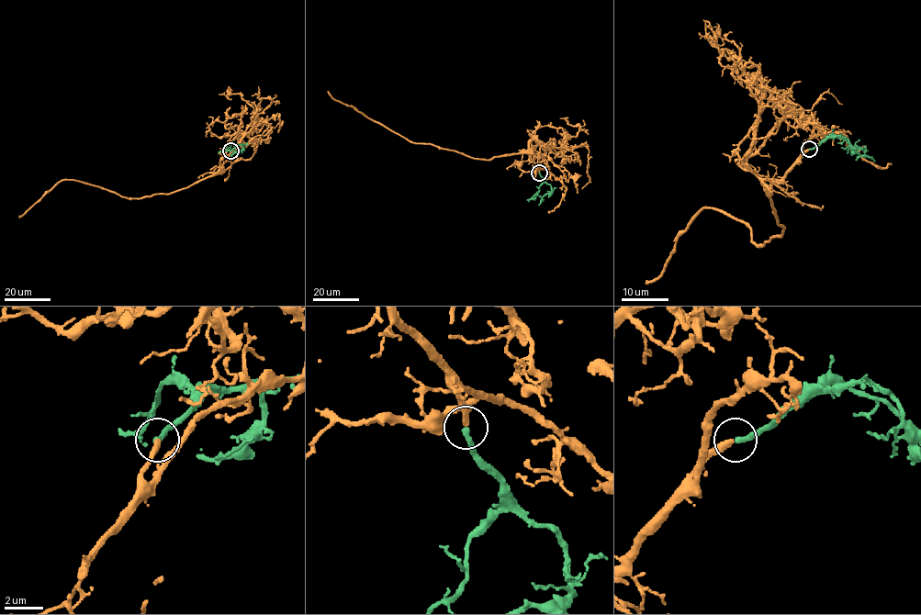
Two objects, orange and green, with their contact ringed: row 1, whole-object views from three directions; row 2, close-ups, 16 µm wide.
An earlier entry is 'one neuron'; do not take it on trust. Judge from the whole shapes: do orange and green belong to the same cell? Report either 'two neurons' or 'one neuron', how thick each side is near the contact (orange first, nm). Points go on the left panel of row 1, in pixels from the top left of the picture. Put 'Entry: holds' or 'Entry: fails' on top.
Entry: holds
one neuron; calibres 320 and 300 nm

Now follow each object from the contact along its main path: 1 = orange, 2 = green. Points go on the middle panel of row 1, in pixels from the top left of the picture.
1: (539, 173), (530, 158), (530, 150), (479, 160), (430, 144), (409, 141), (353, 107), (335, 100), (328, 91)
2: (539, 173), (552, 192), (543, 195), (539, 205)

